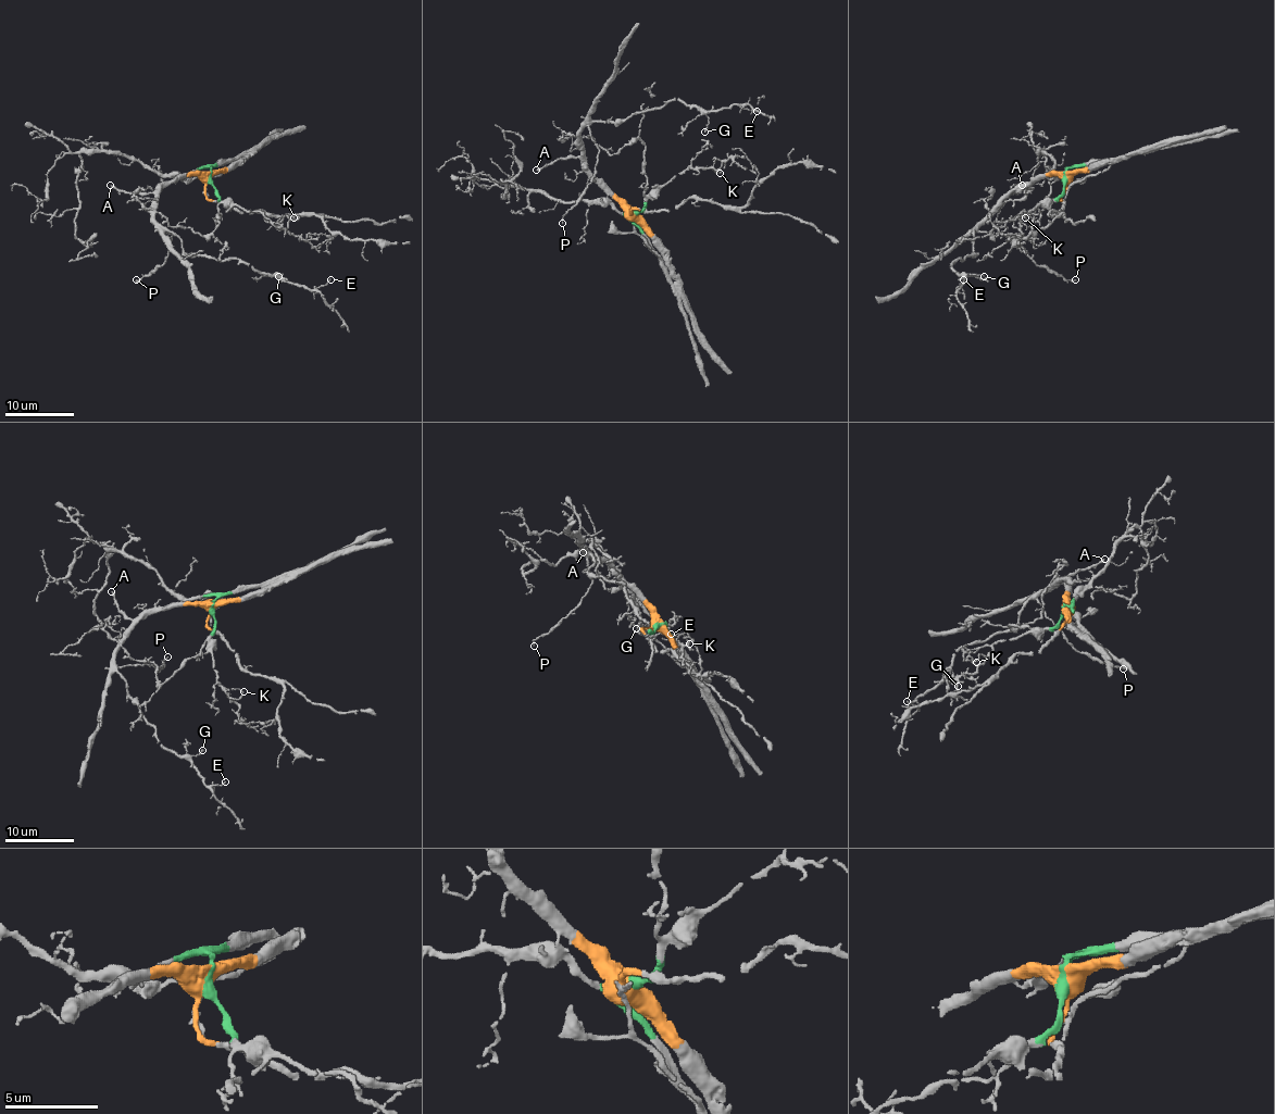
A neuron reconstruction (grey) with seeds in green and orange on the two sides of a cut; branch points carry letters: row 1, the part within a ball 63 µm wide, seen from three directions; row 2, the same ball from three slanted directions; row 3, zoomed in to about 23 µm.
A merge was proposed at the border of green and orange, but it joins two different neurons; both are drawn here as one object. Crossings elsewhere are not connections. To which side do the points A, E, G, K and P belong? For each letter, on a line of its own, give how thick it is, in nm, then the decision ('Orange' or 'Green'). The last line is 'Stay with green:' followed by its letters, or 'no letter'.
A: Thickness 240 nm. Orange
E: Thickness 130 nm. Orange
G: Thickness 130 nm. Orange
K: Thickness 130 nm. Green
P: Thickness 140 nm. Orange
Stay with green: K

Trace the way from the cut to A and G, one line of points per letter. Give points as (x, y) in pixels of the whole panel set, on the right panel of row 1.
A: (1065, 177), (1038, 175), (1029, 183), (1019, 184), (1010, 192), (1022, 186)
G: (1065, 177), (1038, 175), (1012, 191), (974, 229), (974, 253), (951, 265), (960, 274), (984, 276)

